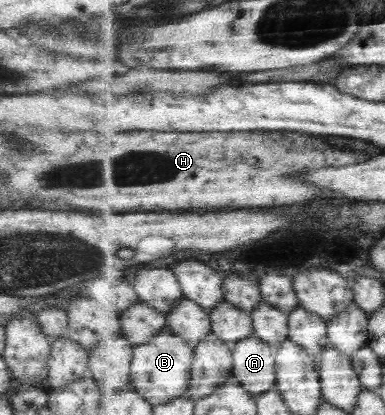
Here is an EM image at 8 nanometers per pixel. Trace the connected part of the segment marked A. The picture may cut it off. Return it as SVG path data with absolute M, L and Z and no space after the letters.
M256 333L240 341L234 351L234 376L241 380L244 388L248 389L257 399L271 391L278 383L277 347L273 347Z

